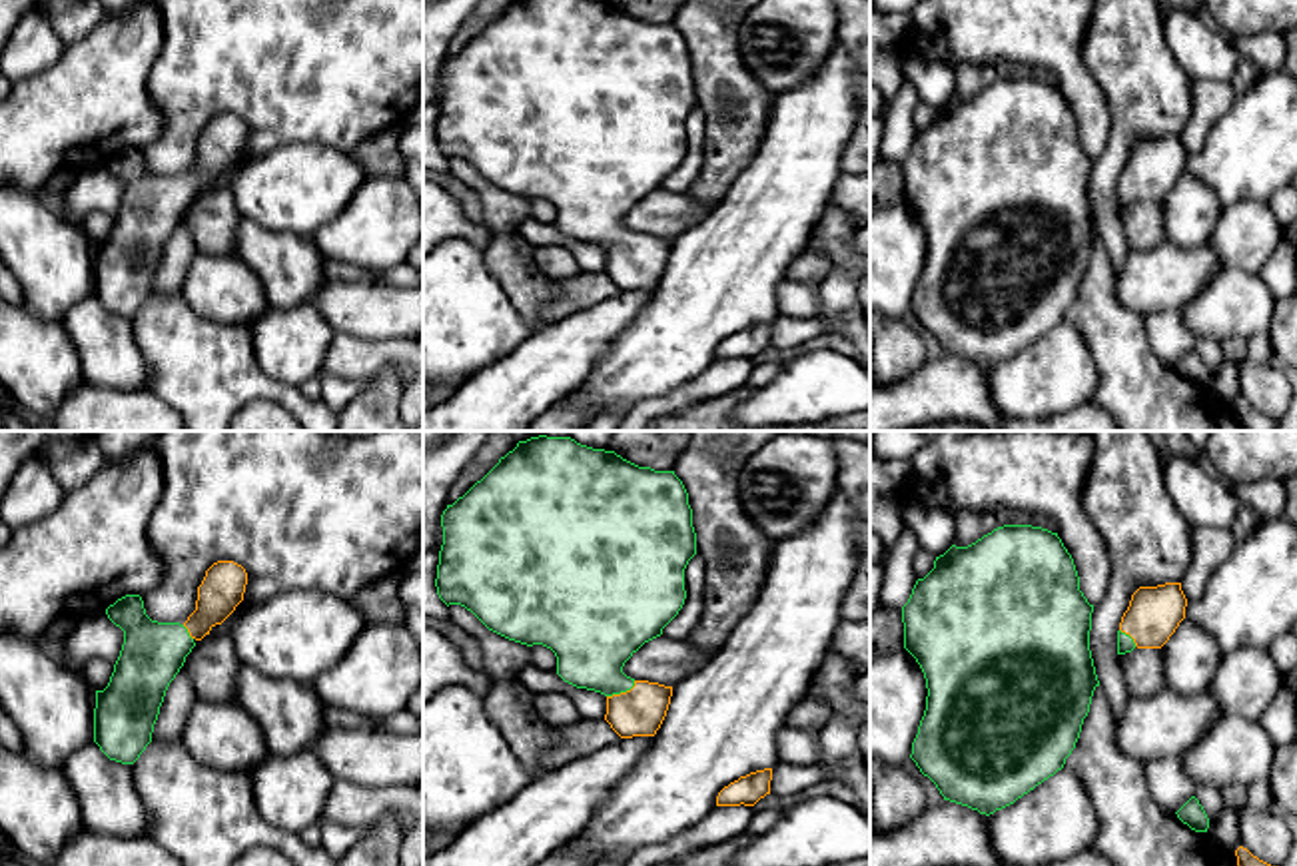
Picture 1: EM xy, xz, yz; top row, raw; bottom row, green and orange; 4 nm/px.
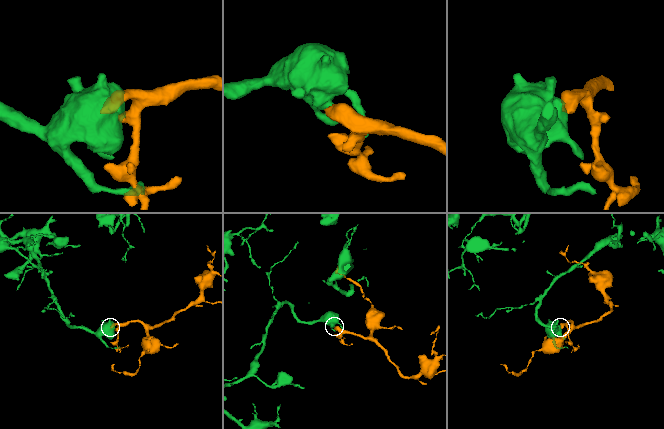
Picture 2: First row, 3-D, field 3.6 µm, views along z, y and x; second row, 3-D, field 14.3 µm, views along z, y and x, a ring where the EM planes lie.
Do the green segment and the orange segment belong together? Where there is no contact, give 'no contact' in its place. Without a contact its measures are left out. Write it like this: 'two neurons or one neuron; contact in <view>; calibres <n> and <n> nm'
one neuron; contact in xz; calibres 320 and 190 nm

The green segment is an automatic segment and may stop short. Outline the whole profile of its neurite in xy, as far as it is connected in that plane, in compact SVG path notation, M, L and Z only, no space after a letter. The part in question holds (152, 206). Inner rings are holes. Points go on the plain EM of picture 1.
M233 114L214 116L198 140L196 164L184 178L158 176L146 168L140 148L126 148L106 162L108 172L124 184L124 198L104 243L96 243L94 295L116 315L134 317L152 295L154 277L166 243L198 194L221 178L243 154L247 126Z

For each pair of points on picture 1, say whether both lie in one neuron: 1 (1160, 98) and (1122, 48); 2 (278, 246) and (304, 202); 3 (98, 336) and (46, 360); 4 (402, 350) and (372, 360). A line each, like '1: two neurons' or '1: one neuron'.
1: one neuron
2: two neurons
3: two neurons
4: one neuron

